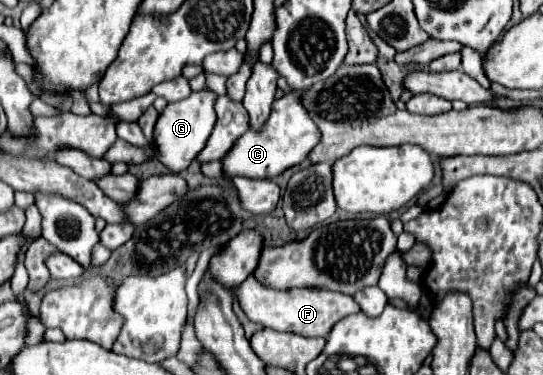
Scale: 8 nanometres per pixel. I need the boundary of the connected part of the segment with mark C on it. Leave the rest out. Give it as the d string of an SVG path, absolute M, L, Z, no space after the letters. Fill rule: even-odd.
M298 93L284 95L282 99L274 101L266 127L262 127L262 131L254 131L250 127L222 157L222 175L224 179L234 179L236 175L250 179L272 179L286 171L288 167L302 163L312 151L312 147L318 143L318 139L320 139L318 127L308 117L306 109L300 105Z

